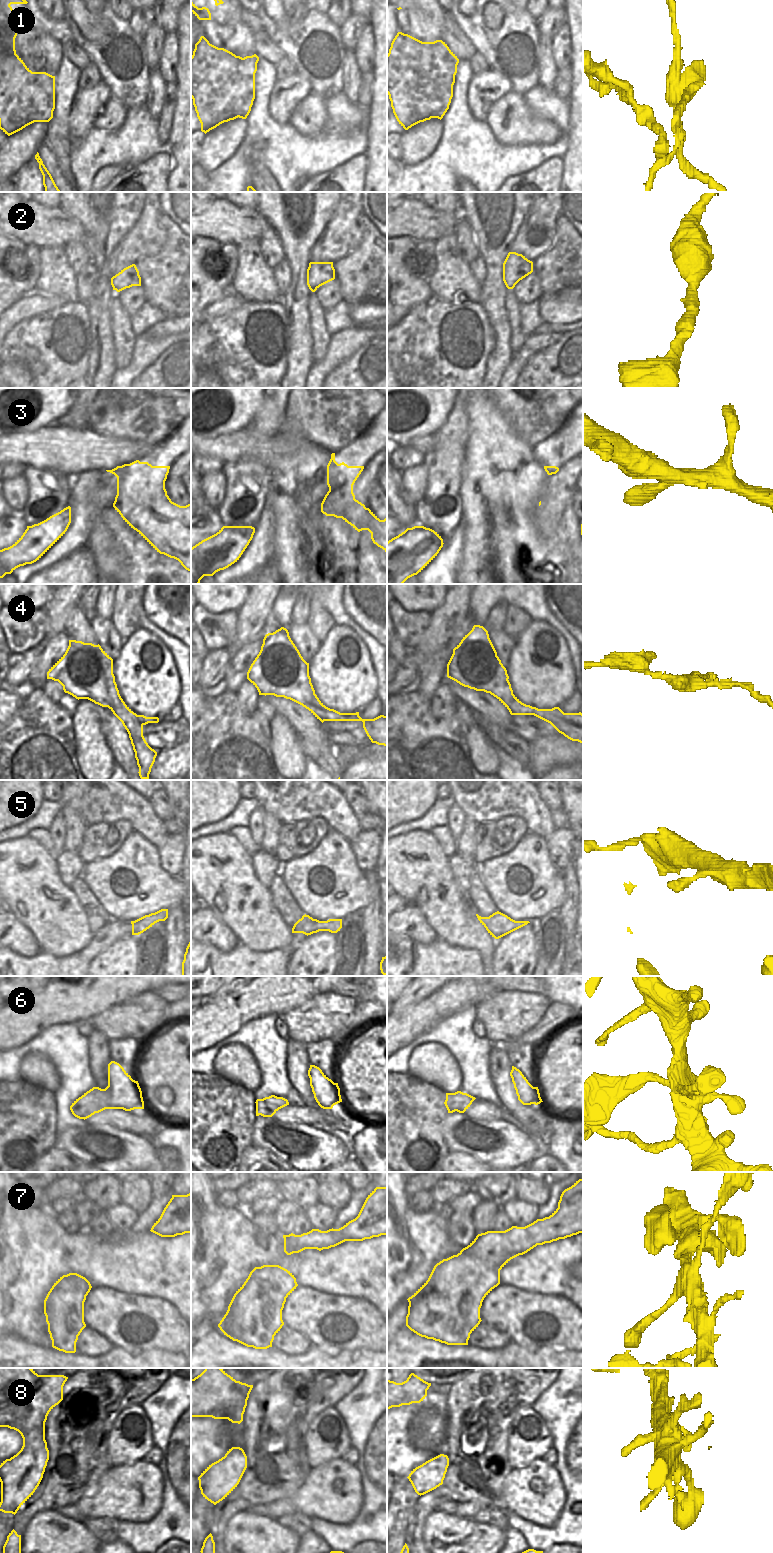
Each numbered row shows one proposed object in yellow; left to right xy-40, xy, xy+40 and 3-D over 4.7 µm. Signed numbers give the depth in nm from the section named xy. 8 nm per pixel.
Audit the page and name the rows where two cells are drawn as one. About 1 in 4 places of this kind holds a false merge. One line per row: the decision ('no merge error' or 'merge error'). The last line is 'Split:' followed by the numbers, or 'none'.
1: merge error
2: no merge error
3: no merge error
4: merge error
5: no merge error
6: no merge error
7: no merge error
8: no merge error
Split: 1, 4

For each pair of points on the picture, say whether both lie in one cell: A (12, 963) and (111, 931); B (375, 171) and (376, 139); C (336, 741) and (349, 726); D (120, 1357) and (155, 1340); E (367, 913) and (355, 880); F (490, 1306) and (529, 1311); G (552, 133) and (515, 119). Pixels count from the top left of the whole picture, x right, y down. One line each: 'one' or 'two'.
A: one
B: one
C: one
D: two
E: two
F: one
G: one

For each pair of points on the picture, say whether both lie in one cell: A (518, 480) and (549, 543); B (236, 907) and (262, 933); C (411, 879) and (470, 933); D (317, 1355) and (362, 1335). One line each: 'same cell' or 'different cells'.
A: same cell
B: same cell
C: same cell
D: different cells

